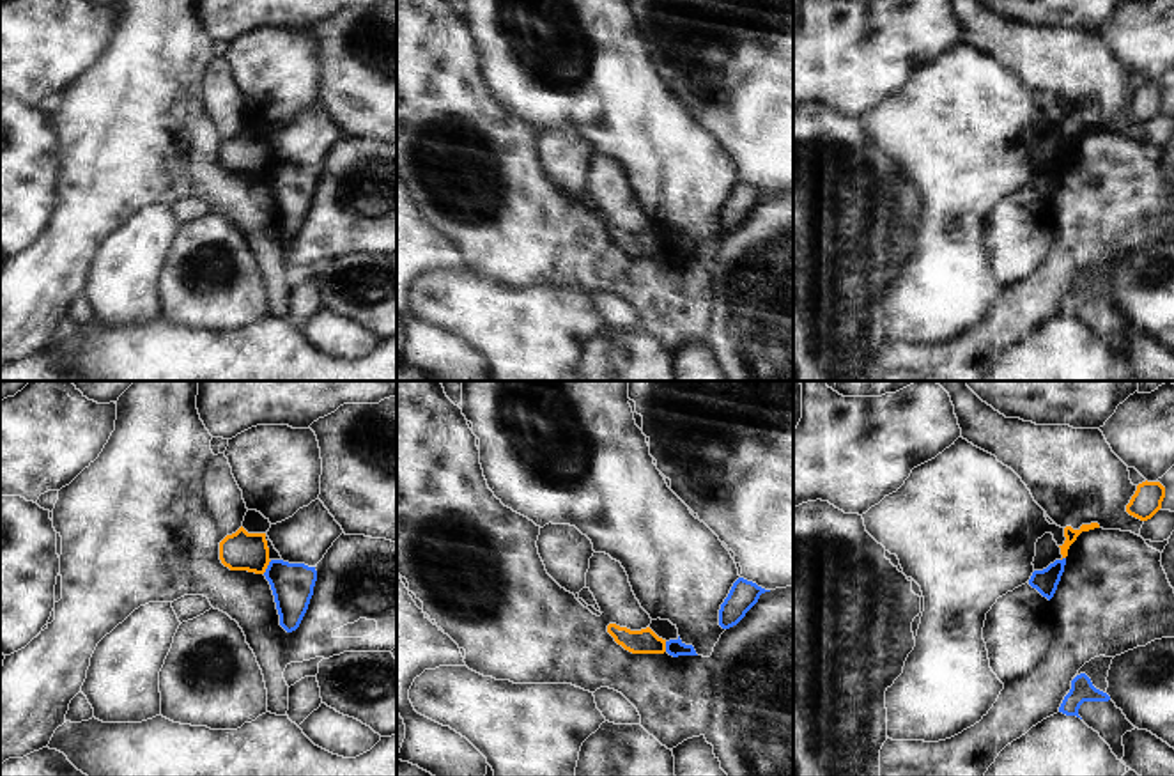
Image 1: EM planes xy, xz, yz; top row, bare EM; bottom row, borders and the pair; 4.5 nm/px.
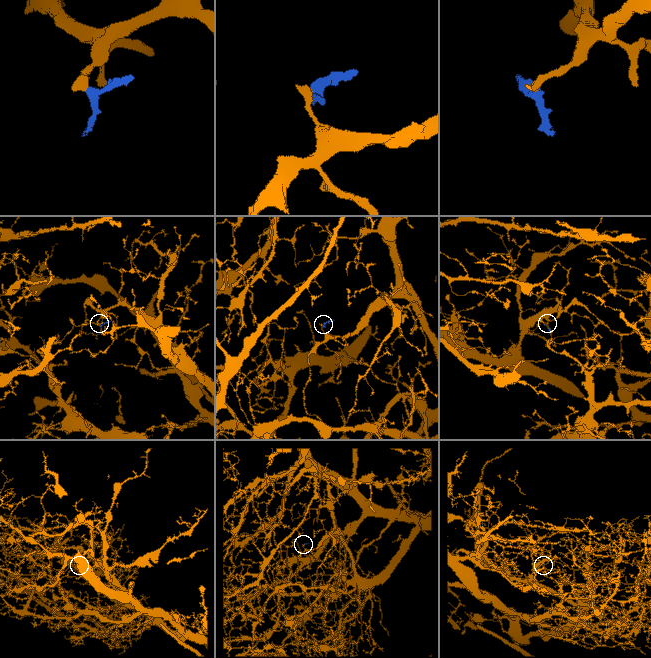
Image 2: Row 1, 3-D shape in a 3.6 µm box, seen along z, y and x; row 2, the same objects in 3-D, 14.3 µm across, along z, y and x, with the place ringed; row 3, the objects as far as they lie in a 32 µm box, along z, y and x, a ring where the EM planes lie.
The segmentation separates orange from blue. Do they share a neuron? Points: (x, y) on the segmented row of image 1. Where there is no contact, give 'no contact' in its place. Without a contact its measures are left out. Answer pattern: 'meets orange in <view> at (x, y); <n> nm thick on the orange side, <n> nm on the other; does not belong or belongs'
meets orange in xy at (266, 567); 180 nm thick on the orange side, 190 nm on the other; does not belong

